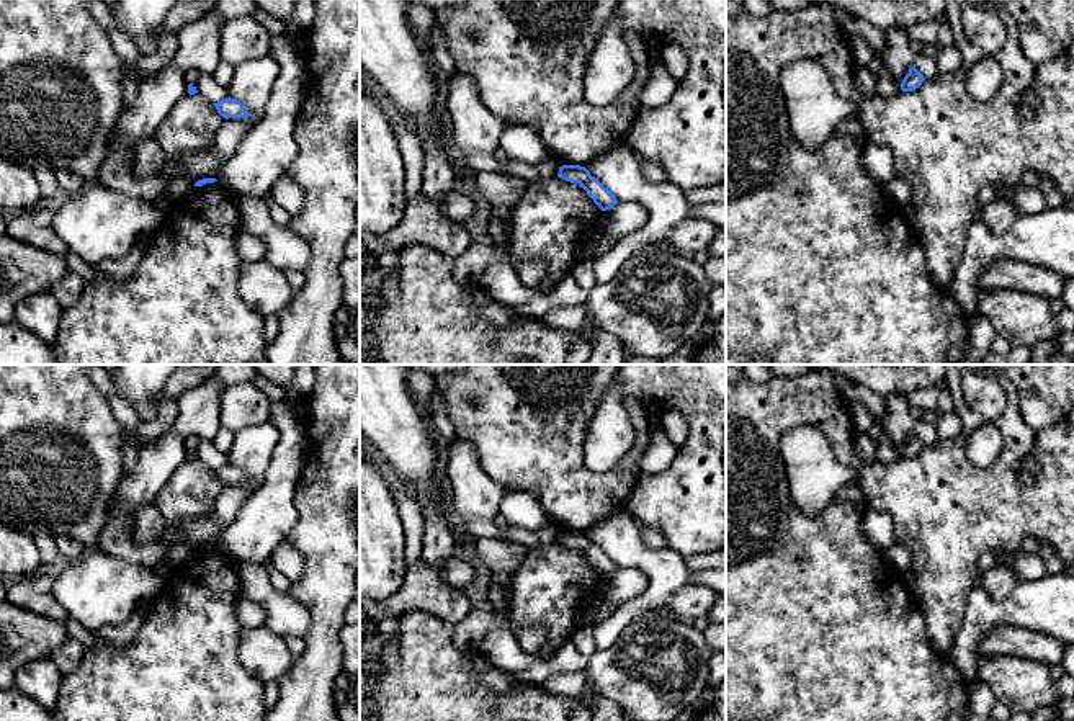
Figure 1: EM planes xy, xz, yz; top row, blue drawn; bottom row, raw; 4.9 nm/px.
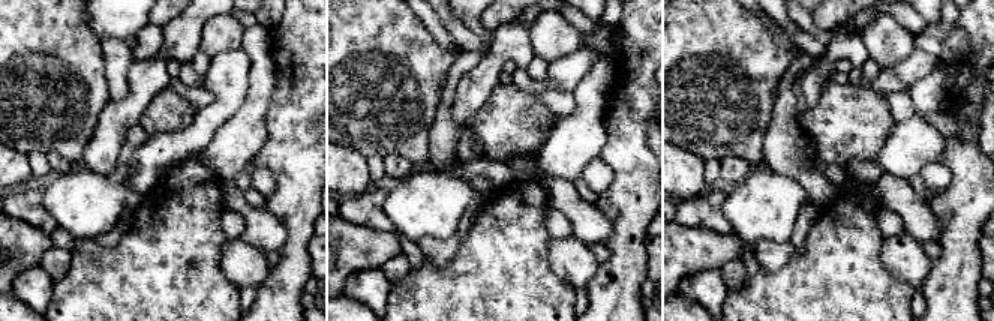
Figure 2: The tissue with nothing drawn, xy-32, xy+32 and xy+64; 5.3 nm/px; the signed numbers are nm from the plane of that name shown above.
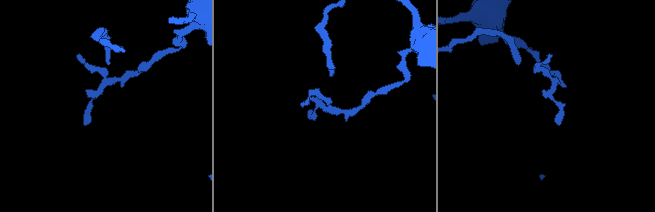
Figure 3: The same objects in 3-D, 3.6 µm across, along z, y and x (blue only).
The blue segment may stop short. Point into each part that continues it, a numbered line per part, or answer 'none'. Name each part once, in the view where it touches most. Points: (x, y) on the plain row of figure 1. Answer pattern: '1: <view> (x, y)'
none

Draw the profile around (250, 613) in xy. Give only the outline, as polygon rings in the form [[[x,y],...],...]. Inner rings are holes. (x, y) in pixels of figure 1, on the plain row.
[[[242,595],[239,598],[239,620],[247,629],[258,628],[265,625],[265,611],[257,602]]]

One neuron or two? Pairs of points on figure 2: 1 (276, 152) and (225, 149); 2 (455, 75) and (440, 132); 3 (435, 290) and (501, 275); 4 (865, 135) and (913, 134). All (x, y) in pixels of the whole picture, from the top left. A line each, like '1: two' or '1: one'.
1: two
2: one
3: one
4: two

